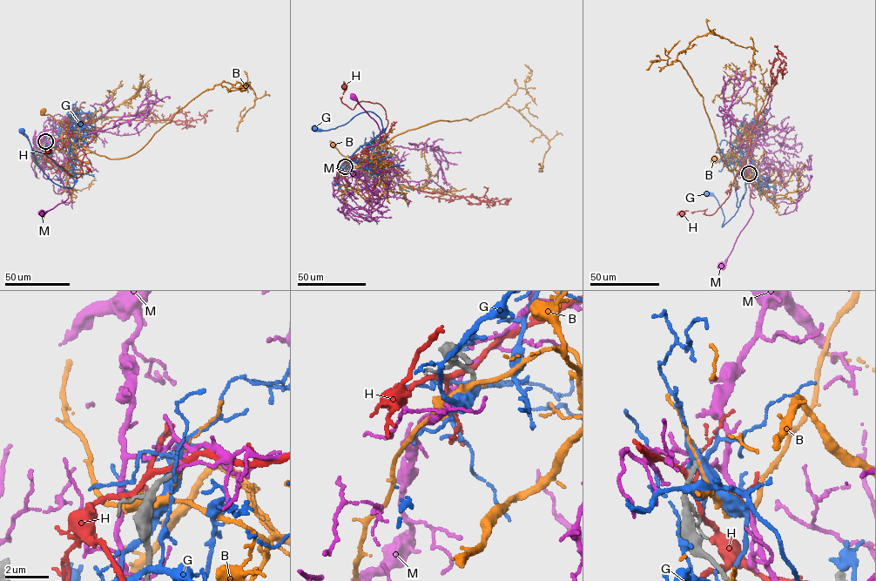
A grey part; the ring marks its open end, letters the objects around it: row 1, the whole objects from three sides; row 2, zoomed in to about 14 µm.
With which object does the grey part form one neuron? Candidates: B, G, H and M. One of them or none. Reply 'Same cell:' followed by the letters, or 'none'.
Same cell: none

